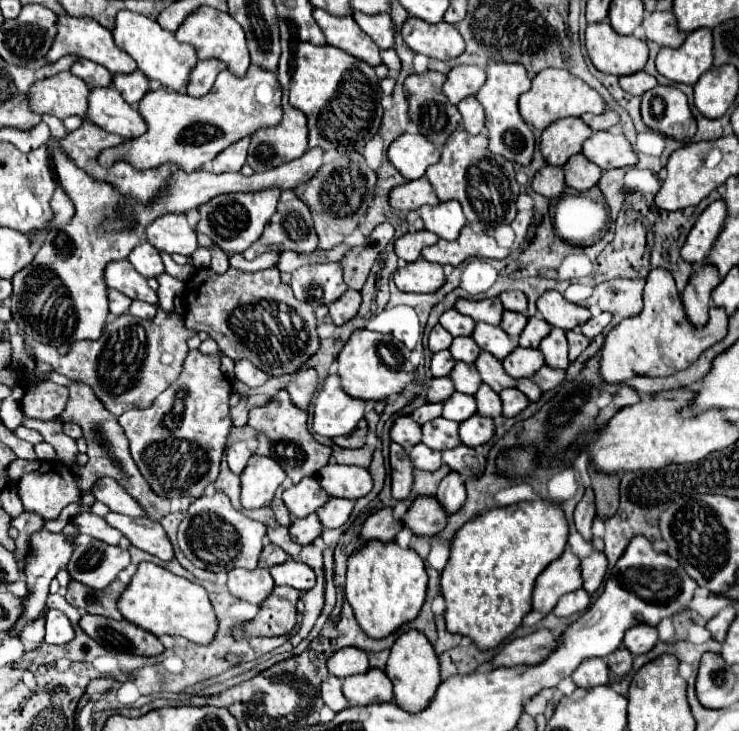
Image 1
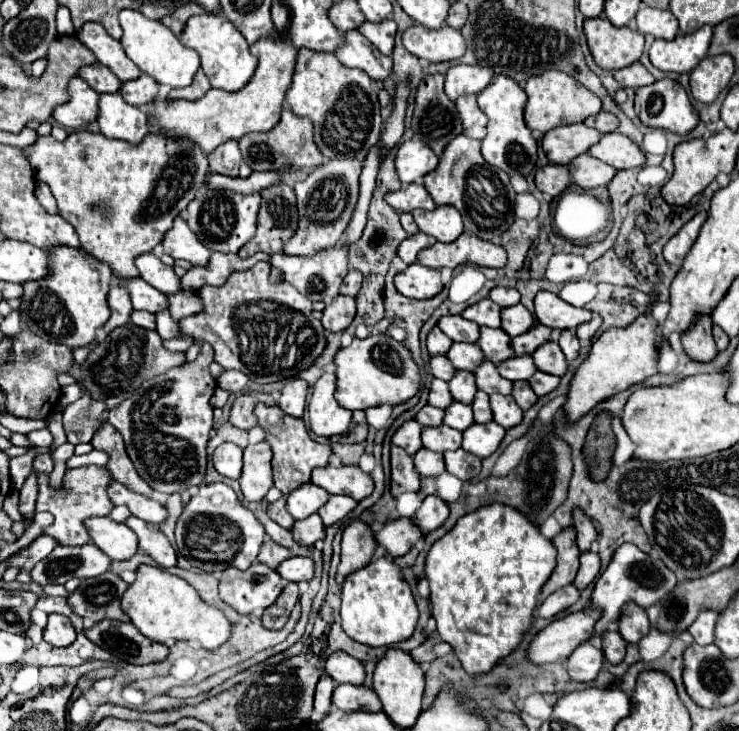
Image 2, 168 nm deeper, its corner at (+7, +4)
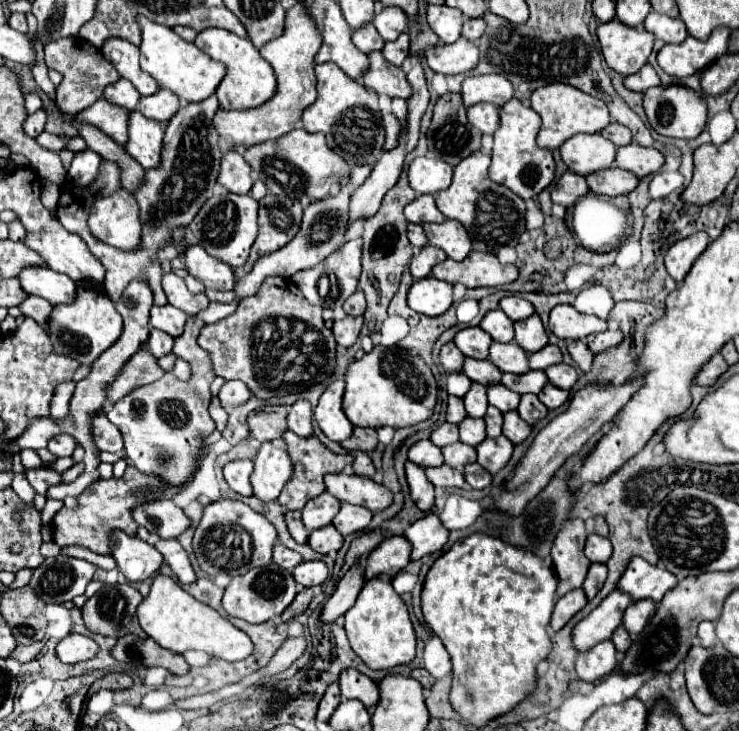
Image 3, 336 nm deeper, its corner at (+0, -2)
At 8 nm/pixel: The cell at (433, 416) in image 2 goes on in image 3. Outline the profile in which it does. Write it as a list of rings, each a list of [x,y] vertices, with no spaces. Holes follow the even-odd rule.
[[[443,422],[441,426],[437,426],[433,432],[431,432],[431,442],[437,444],[439,448],[447,446],[447,444],[453,444],[459,440],[459,432],[457,432],[457,426],[455,424],[449,424],[449,422]]]

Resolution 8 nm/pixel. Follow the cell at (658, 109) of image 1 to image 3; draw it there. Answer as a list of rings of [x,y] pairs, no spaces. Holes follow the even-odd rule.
[[[655,86],[645,92],[645,114],[653,130],[669,138],[697,138],[707,122],[707,104],[705,100],[685,86]]]

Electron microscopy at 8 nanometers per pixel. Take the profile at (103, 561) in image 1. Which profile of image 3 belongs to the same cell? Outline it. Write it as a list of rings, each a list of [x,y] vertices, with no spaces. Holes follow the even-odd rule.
[[[59,554],[55,558],[47,558],[39,568],[33,570],[29,586],[41,600],[63,604],[79,594],[85,594],[85,588],[95,572],[95,564]]]

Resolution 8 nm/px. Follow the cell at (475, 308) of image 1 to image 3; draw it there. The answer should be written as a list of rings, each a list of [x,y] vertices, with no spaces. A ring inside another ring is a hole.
[[[501,308],[487,312],[479,326],[497,342],[513,340],[513,322],[509,320],[509,316],[505,316],[505,312]]]

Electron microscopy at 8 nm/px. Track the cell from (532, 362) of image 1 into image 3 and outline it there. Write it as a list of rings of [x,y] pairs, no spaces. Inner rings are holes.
[[[531,370],[525,374],[503,374],[501,382],[517,394],[527,394],[527,392],[539,394],[547,384],[547,376],[543,370]]]

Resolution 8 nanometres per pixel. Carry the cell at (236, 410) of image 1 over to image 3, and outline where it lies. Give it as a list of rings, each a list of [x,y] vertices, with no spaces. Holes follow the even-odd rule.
[[[277,406],[273,408],[273,412],[265,412],[265,410],[251,412],[247,424],[251,436],[259,442],[281,438],[281,434],[287,430],[287,408]]]

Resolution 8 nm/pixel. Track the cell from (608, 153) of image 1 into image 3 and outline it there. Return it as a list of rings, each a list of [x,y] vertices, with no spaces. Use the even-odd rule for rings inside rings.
[[[635,142],[617,148],[617,156],[615,156],[615,164],[623,170],[633,172],[637,178],[657,172],[663,166],[663,162],[665,162],[665,158],[659,150],[645,148]]]

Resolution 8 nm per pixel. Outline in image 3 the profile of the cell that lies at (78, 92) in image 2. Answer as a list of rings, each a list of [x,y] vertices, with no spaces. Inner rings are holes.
[[[105,98],[97,100],[83,112],[75,116],[75,122],[79,124],[89,124],[105,132],[109,138],[113,138],[117,144],[127,142],[127,110],[121,106],[115,106],[107,102]]]

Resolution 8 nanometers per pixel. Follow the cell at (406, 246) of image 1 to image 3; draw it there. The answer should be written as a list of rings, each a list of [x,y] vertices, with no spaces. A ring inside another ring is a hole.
[[[431,244],[423,246],[413,258],[411,258],[411,264],[409,264],[409,270],[413,274],[415,280],[421,280],[425,276],[431,274],[431,268],[437,264],[437,262],[443,262],[447,256],[445,252],[441,252],[441,248],[433,248]]]

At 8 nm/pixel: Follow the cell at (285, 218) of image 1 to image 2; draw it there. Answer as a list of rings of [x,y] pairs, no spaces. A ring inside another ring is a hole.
[[[276,184],[276,186],[268,186],[260,192],[262,202],[260,202],[260,210],[258,210],[258,230],[254,234],[252,240],[248,240],[238,256],[240,258],[248,258],[256,252],[266,252],[266,254],[276,254],[282,252],[282,244],[294,234],[296,226],[298,226],[298,208],[296,208],[296,196],[294,190],[286,184]]]

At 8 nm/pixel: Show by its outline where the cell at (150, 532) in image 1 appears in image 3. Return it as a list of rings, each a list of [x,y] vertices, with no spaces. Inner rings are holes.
[[[159,538],[155,548],[163,554],[165,562],[171,566],[173,574],[181,580],[181,584],[193,584],[195,582],[195,572],[189,564],[189,556],[175,538],[173,540],[161,540]]]

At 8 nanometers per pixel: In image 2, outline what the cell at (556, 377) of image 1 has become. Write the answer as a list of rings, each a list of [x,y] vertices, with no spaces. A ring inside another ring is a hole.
[[[540,370],[534,374],[534,378],[530,378],[530,386],[536,392],[536,396],[550,394],[558,386],[558,382],[560,382],[560,378],[554,378],[552,374],[542,374]]]

